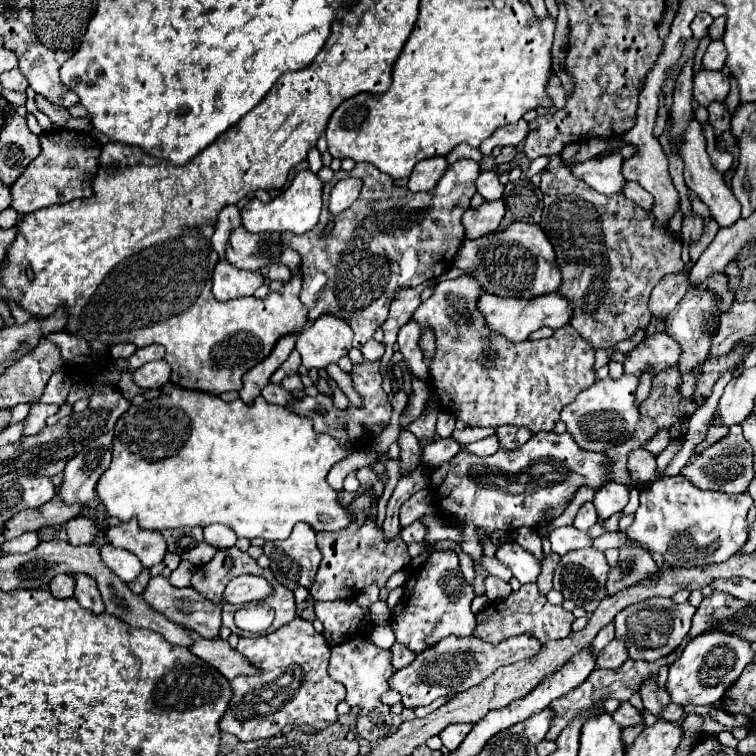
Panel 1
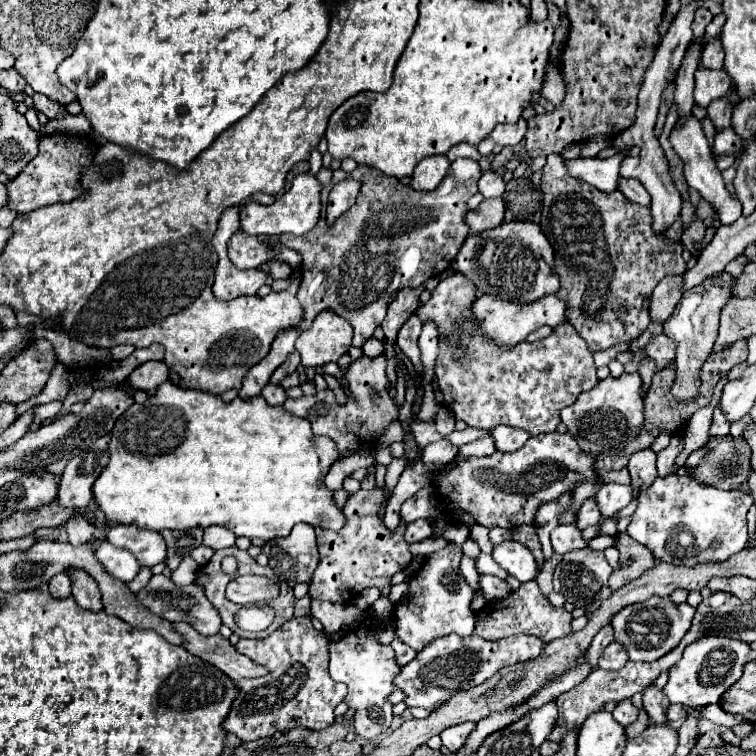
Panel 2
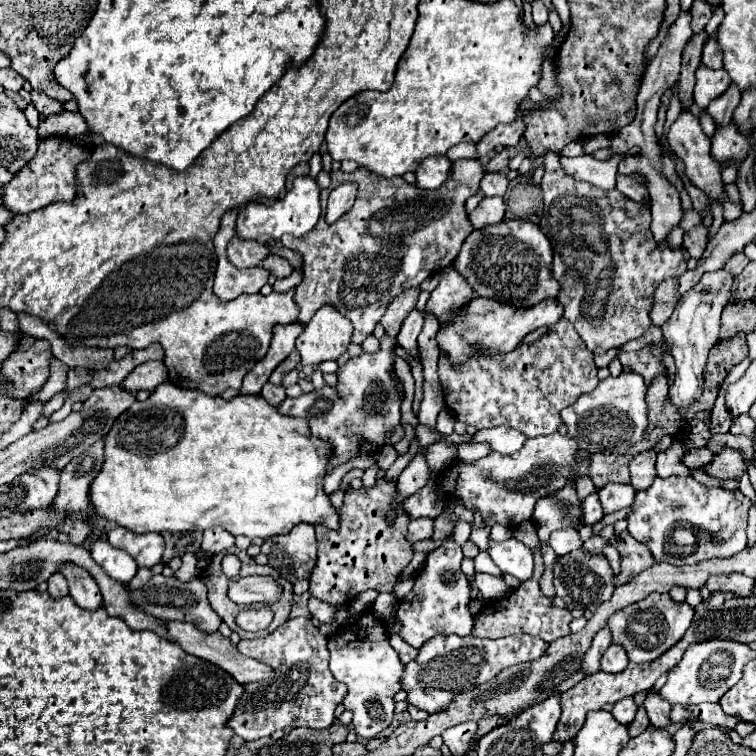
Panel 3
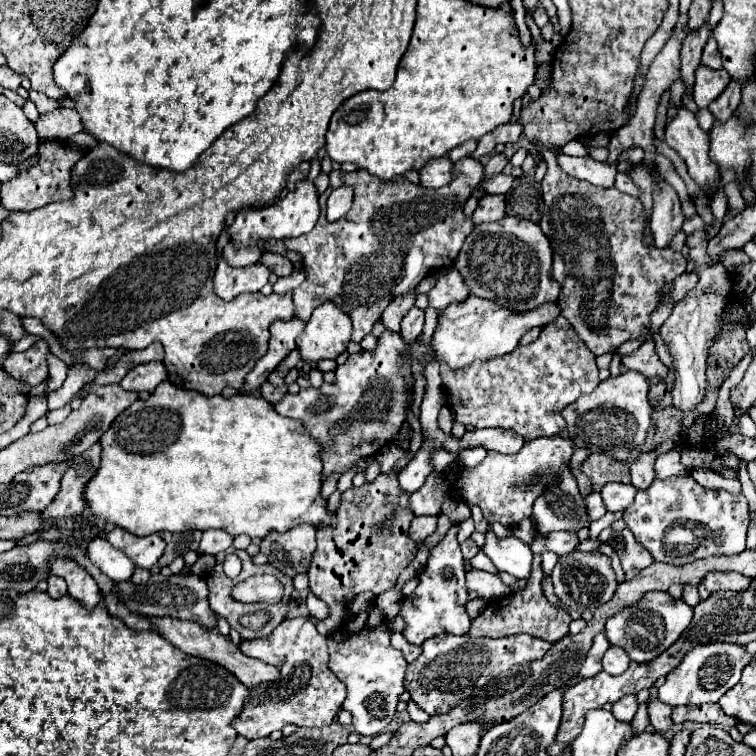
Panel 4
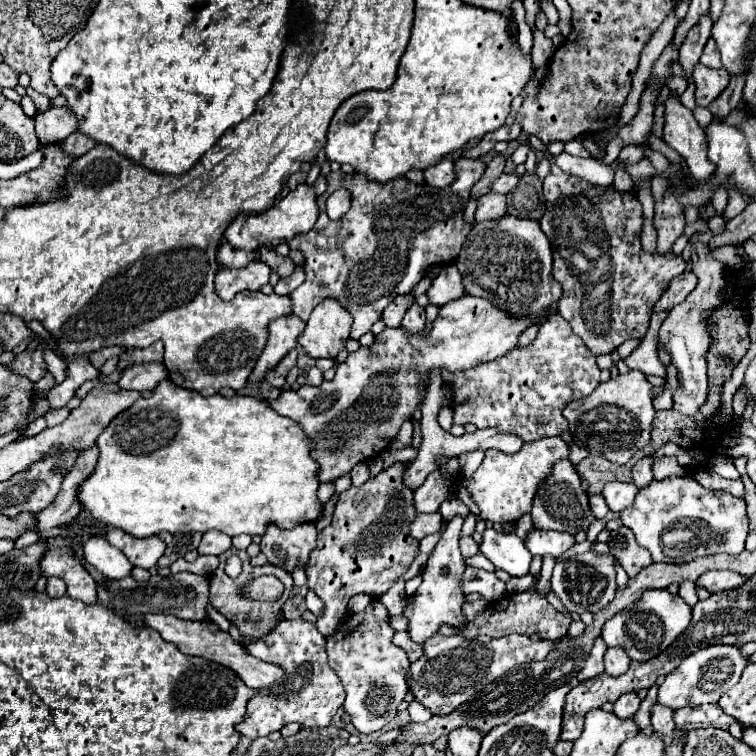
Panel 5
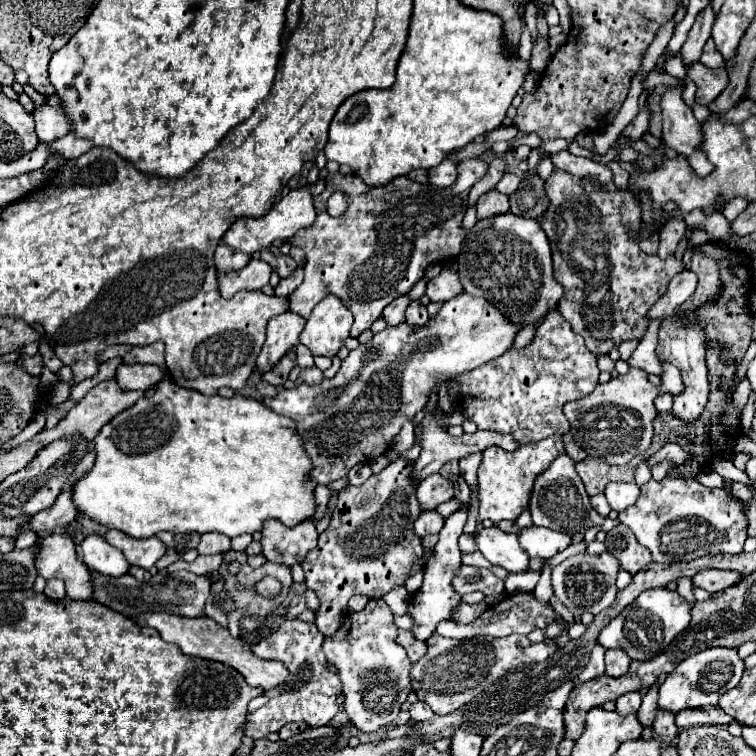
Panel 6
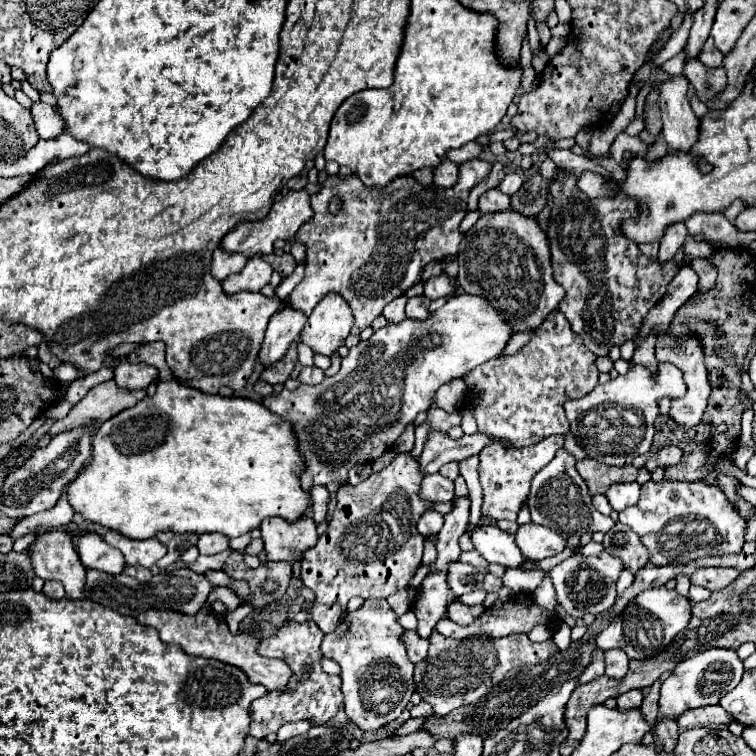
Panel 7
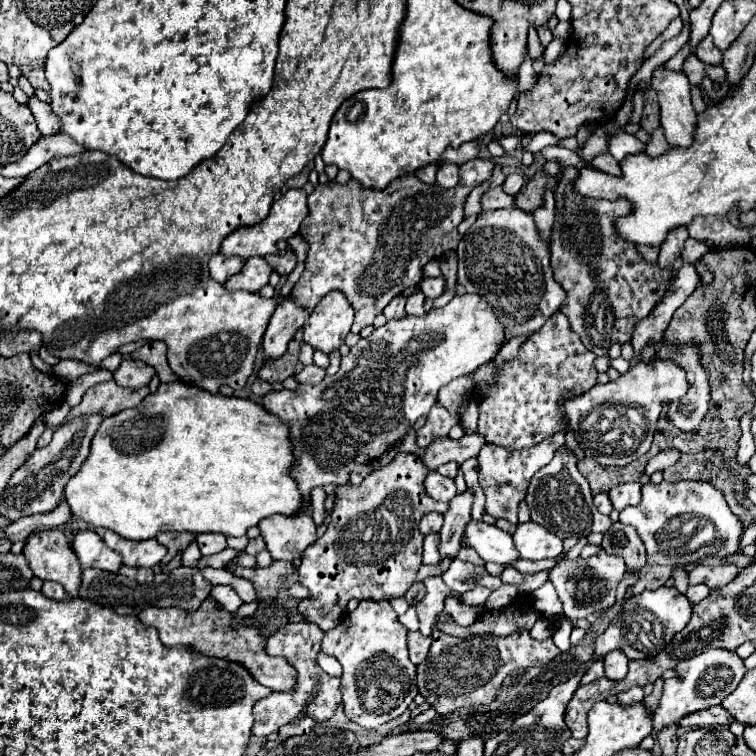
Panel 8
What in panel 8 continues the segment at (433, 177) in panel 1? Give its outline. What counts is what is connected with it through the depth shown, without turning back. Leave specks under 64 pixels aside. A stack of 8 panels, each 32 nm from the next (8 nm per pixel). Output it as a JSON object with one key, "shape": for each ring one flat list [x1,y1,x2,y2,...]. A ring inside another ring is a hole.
{"shape":[[442,164,436,174,436,184,442,188,456,188,458,186,458,166,456,164]]}

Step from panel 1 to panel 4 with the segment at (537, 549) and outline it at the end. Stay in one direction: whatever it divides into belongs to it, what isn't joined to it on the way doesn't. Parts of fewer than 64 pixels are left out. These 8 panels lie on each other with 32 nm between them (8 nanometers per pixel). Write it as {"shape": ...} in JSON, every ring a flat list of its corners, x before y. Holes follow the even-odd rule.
{"shape":[[524,518,524,520,522,520,520,524,516,524,514,530,512,530,512,534,514,534,516,538,520,538,522,542,526,542,526,544,528,544,528,540,532,538,532,532,536,532,536,530,534,530,534,524,532,524,530,518],[534,556,530,584,524,590,512,592,512,594,498,598,498,600,490,600,486,610,472,620,468,636,502,638,502,636,510,636,510,634,532,634,532,636,548,640,548,642,556,642,556,640,564,638,568,634,568,624,572,622,572,618,566,610,554,608,546,600,546,596,540,590,540,580,542,580,542,558]]}

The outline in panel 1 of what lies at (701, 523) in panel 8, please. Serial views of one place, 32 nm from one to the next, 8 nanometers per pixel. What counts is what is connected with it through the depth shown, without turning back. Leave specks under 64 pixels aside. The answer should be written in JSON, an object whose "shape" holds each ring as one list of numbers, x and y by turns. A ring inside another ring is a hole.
{"shape":[[682,474,654,480,640,492,640,506,626,534,658,552,670,566,706,566,728,560,740,552,748,540,746,514,752,498,744,494,726,494,716,490,700,490]]}

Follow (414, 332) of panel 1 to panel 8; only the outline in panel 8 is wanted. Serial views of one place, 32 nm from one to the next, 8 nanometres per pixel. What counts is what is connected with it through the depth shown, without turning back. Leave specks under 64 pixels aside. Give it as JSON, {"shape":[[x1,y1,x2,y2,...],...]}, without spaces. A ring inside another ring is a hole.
{"shape":[[416,288,410,296,408,296,408,302,406,302,406,312,408,314,414,314,414,316,422,316,424,314,424,294,420,292,420,288]]}

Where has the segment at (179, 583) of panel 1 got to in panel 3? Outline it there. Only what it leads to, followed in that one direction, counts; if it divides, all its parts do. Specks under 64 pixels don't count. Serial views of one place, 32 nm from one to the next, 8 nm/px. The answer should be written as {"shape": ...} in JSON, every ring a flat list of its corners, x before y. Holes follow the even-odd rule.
{"shape":[[186,554,184,558,182,558,182,566,180,566,180,570,176,572,176,576,180,578,180,580,190,580,192,576,196,576,196,562,198,562,198,558,196,558,196,554]]}

